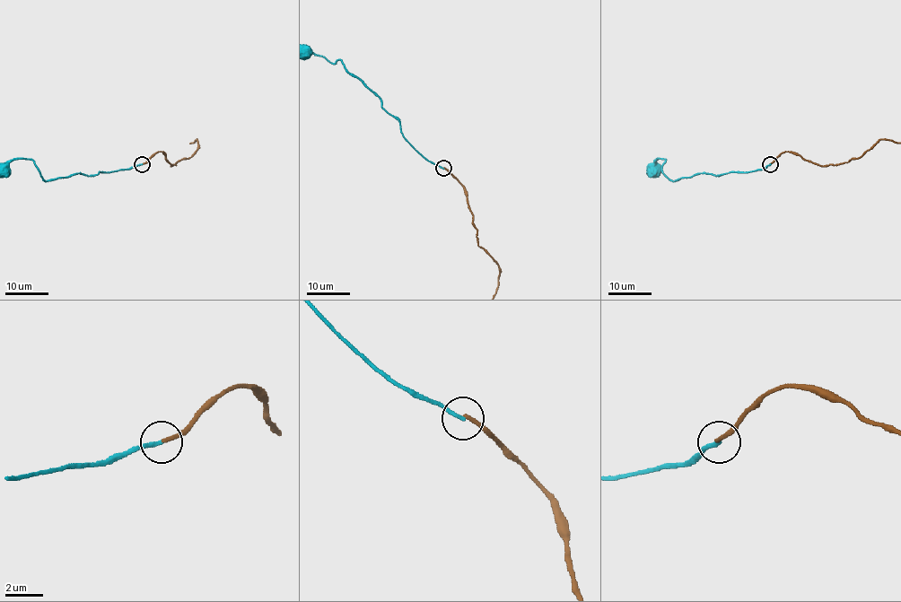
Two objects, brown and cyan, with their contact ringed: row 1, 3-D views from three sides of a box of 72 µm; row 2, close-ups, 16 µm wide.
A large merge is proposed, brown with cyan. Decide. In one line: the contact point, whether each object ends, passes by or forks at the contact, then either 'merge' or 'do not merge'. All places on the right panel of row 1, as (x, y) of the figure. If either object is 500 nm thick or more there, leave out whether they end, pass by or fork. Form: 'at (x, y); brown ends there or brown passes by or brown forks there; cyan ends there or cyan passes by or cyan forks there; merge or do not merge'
at (770, 164); brown ends there; cyan ends there; do not merge

